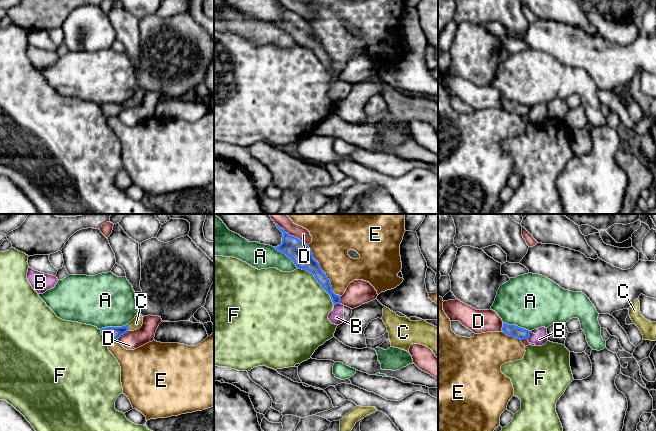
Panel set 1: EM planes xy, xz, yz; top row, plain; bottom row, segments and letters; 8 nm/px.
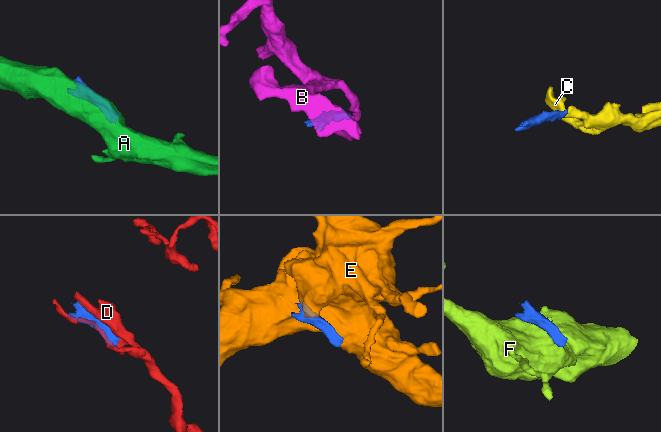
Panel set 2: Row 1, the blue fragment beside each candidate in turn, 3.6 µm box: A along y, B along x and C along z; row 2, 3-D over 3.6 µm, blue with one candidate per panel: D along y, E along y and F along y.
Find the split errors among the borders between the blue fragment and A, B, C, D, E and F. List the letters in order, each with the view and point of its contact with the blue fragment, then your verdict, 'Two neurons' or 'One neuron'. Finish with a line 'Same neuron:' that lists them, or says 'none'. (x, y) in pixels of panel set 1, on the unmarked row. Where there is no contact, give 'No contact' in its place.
A: Touches blue at yz (517, 102). Two neurons
B: Touches blue at yz (529, 111). Two neurons
C: Touches blue at xy (127, 103). One neuron
D: Touches blue at xz (292, 12). Two neurons
E: Touches blue at xz (323, 48). Two neurons
F: Touches blue at xz (318, 58). Two neurons
Same neuron: C

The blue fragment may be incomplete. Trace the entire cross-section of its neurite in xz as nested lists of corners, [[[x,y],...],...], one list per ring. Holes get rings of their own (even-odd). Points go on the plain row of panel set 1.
[[[277,0],[276,2],[283,9],[283,13],[282,19],[275,25],[289,33],[298,45],[306,46],[313,50],[321,63],[330,71],[334,82],[339,80],[341,72],[332,67],[330,56],[322,47],[319,39],[313,34],[309,22],[300,15],[286,9]]]

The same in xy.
[[[138,89],[131,98],[122,103],[106,103],[100,106],[103,113],[107,117],[110,117],[119,115],[122,111],[124,111],[128,107],[134,107],[139,105],[142,102],[142,100],[143,100],[143,92],[140,89]]]

